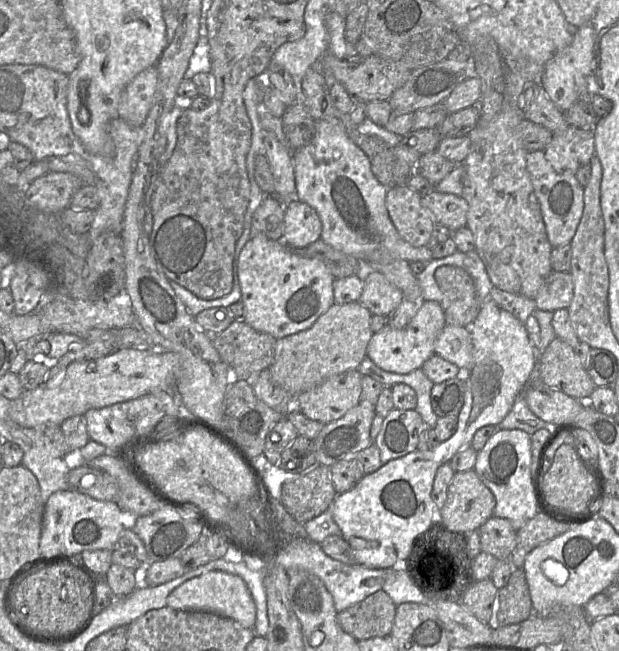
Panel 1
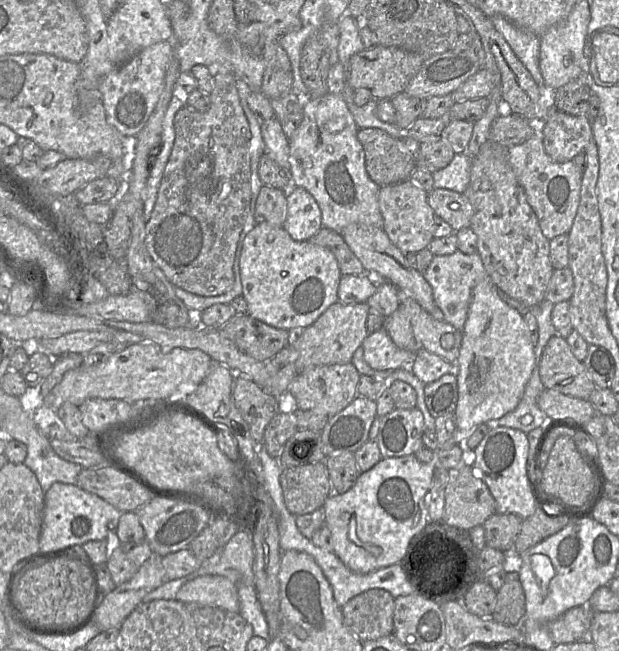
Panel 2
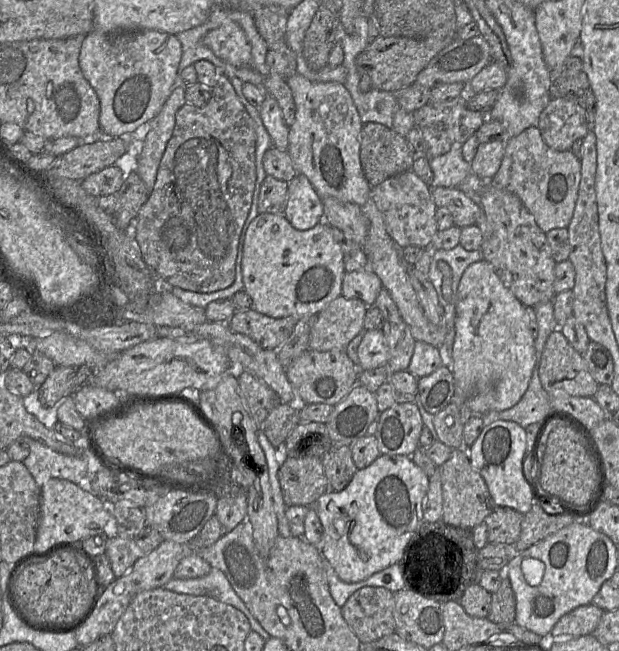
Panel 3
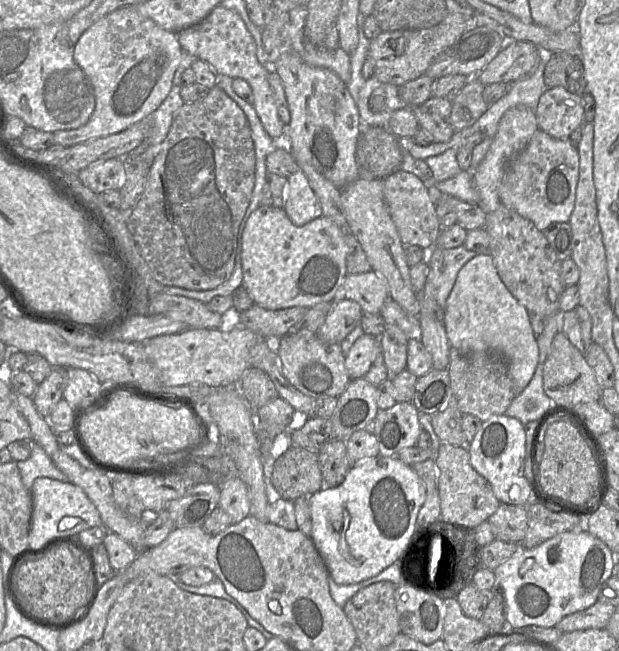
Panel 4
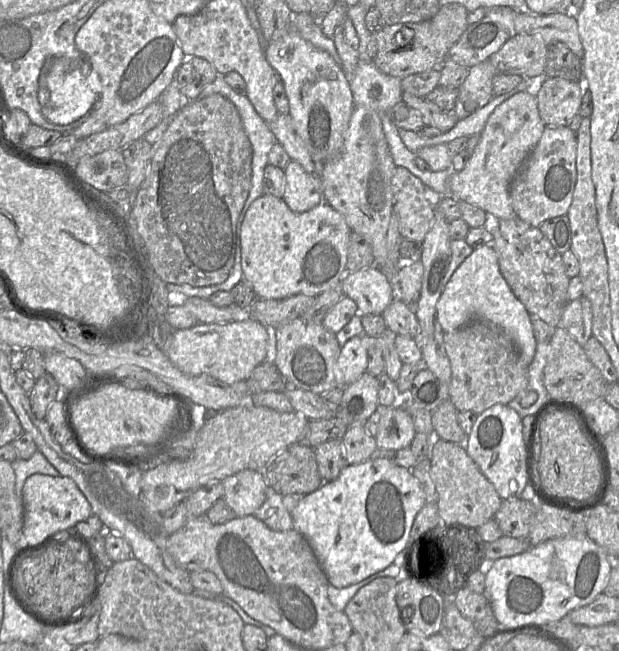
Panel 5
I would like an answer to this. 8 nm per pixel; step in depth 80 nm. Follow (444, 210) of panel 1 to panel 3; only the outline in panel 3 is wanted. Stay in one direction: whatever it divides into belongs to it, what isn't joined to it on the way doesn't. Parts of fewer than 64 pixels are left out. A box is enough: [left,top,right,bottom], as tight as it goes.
[431,187,481,228]

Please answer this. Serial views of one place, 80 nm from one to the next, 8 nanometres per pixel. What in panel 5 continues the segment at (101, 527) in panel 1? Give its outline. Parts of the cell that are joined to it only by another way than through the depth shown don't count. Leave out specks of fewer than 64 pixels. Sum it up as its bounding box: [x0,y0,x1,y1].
[22,473,93,546]

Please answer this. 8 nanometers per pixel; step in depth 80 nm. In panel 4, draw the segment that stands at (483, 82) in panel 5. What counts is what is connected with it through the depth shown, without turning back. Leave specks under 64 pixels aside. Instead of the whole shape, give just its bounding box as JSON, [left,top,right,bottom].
[448,77,488,133]

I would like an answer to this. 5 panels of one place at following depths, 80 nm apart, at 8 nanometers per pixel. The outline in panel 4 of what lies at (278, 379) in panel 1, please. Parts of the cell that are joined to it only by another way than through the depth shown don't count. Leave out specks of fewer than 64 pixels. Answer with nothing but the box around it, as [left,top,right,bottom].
[316,297,363,343]

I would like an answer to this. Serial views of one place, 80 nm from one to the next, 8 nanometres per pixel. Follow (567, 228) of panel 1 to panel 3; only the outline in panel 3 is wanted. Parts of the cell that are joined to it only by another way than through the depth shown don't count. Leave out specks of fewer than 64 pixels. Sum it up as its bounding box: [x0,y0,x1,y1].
[492,126,581,234]

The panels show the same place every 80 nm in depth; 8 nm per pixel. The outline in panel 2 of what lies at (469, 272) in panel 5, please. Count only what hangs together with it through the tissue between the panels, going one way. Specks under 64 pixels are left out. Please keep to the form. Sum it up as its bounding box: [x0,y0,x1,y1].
[440,276,535,449]

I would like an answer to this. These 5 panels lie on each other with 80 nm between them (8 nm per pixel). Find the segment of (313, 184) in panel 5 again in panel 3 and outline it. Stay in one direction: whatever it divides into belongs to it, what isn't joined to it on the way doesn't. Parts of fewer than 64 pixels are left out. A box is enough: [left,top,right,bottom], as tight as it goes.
[285,173,324,230]

